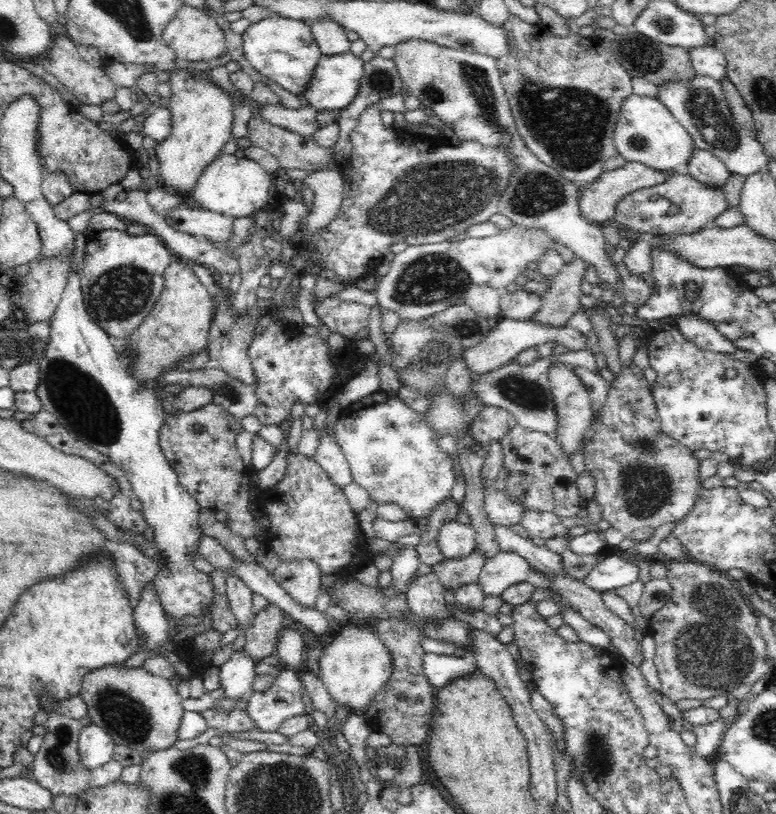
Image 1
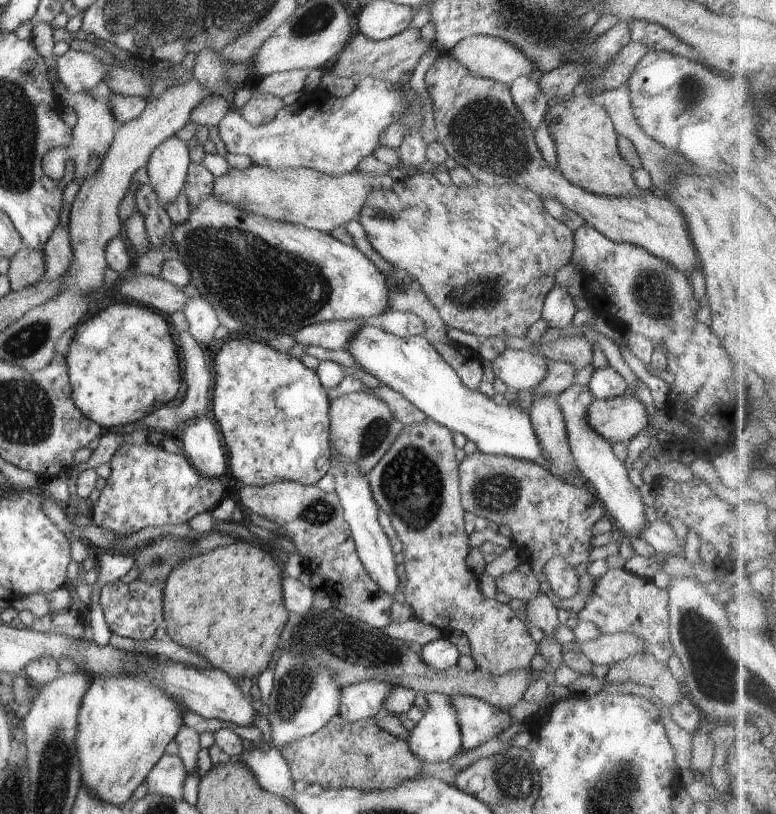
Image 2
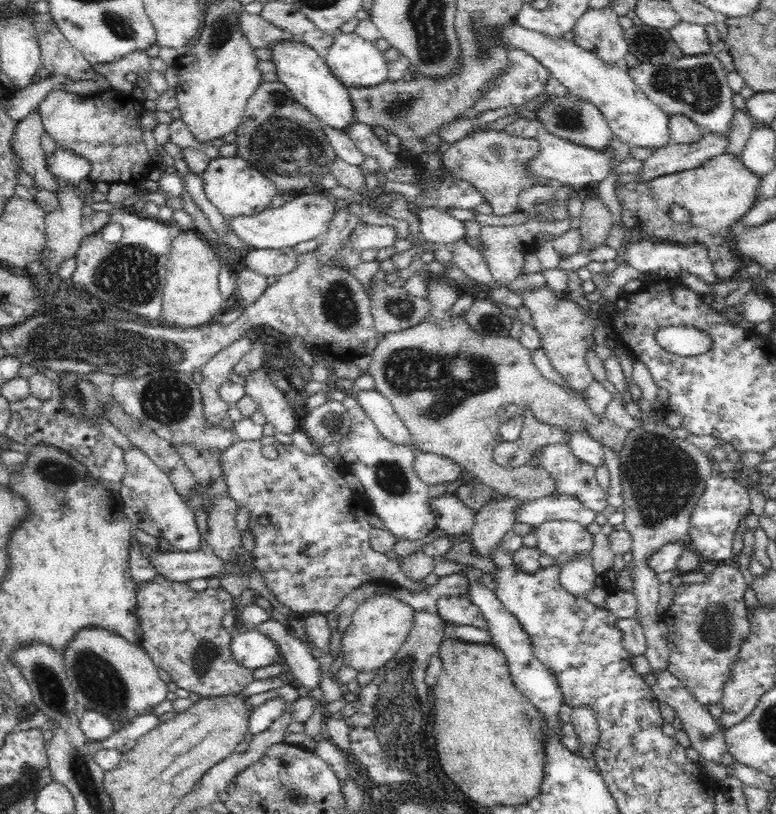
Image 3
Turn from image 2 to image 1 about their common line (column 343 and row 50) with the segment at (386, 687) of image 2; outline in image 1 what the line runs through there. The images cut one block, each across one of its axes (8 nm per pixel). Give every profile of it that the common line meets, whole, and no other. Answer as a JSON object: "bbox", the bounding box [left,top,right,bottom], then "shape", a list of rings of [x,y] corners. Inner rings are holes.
{"bbox":[688,43,727,82],"shape":[[[713,43],[688,50],[695,72],[702,77],[710,77],[718,82],[727,78],[725,54]]]}

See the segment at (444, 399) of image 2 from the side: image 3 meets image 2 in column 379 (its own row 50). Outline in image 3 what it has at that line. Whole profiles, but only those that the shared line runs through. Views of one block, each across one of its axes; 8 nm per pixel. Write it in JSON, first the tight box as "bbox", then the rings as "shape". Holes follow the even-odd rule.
{"bbox":[323,32,388,89],"shape":[[[355,32],[339,33],[334,36],[334,39],[333,45],[323,57],[330,67],[332,75],[346,89],[374,87],[387,82],[388,65],[383,52],[376,47],[375,42],[367,41]]]}

